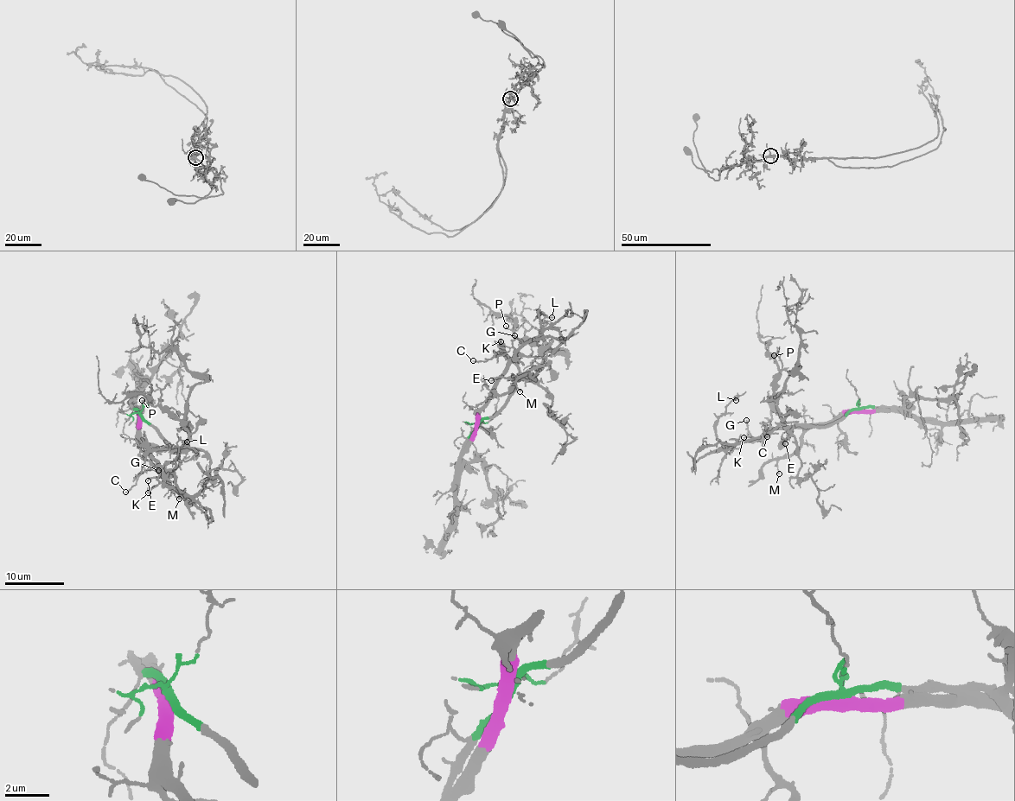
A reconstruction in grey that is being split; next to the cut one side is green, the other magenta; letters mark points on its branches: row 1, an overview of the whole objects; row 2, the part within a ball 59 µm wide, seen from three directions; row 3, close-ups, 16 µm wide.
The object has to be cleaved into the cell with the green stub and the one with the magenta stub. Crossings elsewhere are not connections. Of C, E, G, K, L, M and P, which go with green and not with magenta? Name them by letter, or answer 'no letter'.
C, E, P

